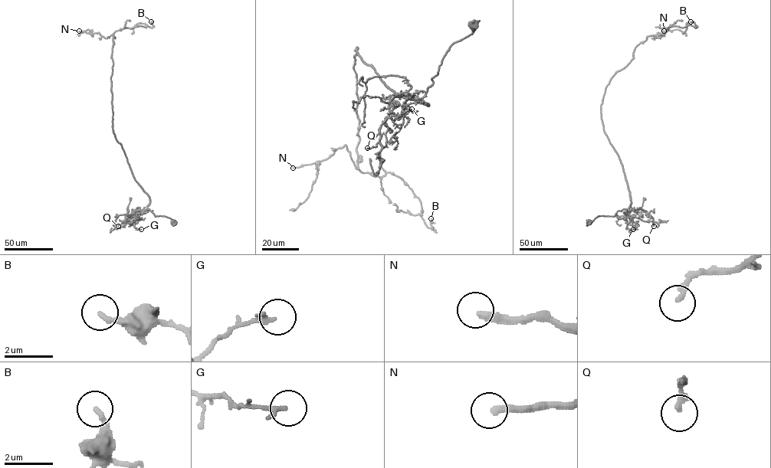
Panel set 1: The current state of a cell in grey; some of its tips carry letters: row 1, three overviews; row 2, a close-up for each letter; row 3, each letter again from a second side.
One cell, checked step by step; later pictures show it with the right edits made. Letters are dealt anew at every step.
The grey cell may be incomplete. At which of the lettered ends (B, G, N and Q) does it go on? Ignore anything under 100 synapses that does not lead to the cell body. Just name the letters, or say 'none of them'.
N

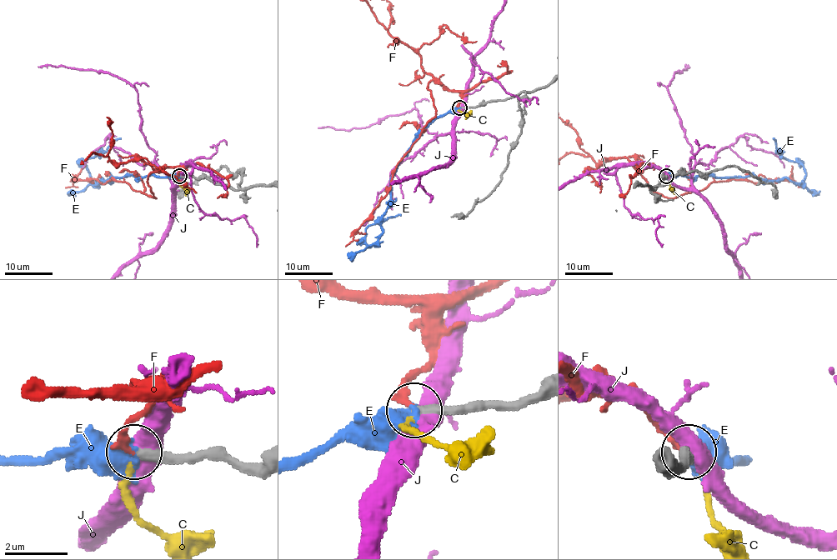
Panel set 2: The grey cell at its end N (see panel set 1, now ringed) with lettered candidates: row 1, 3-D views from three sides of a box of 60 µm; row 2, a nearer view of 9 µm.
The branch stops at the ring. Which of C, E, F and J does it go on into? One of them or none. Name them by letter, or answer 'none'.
E

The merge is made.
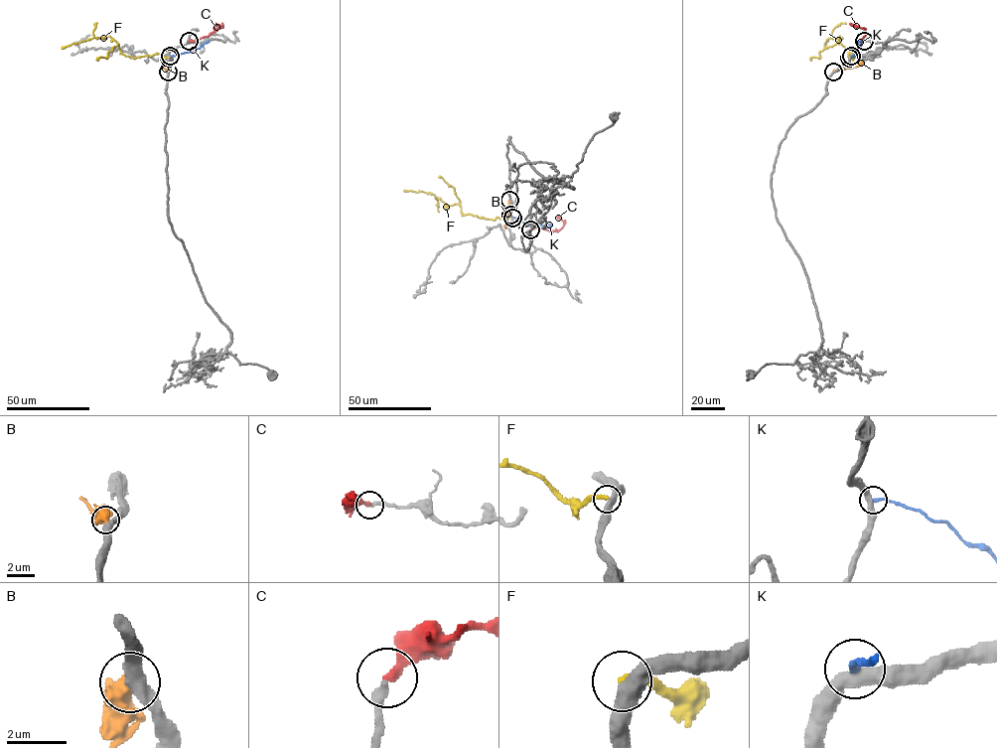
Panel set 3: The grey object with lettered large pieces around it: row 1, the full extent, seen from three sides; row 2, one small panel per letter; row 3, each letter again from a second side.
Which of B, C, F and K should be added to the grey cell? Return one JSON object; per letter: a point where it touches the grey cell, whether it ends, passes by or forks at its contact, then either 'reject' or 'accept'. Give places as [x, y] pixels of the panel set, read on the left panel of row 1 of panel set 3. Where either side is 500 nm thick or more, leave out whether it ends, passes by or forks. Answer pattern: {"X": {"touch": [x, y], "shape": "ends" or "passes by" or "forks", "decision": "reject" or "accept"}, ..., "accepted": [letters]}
{"B": {"touch": [168, 72], "decision": "reject"}, "C": {"touch": [189, 41], "shape": "ends", "decision": "accept"}, "F": {"touch": [169, 58], "shape": "ends", "decision": "reject"}, "K": {"touch": [170, 56], "shape": "ends", "decision": "reject"}, "accepted": ["C"]}

